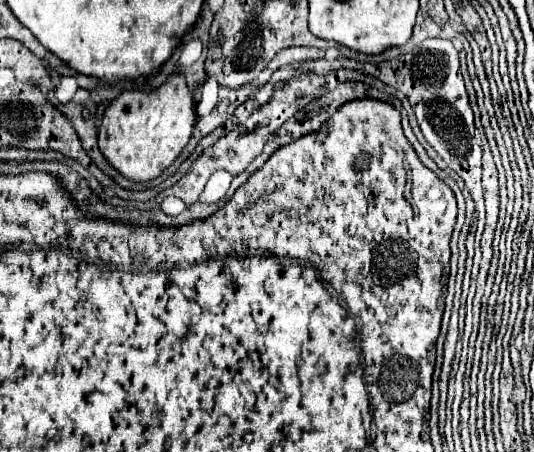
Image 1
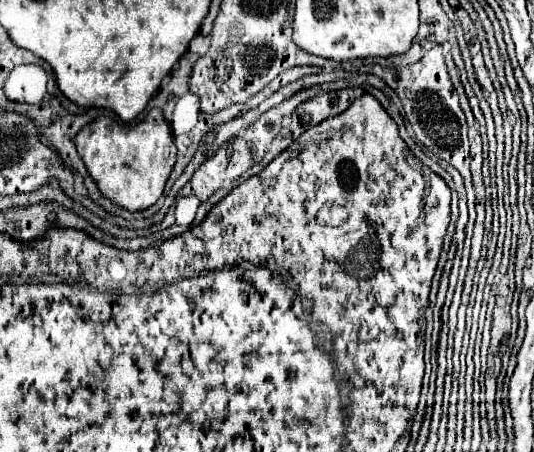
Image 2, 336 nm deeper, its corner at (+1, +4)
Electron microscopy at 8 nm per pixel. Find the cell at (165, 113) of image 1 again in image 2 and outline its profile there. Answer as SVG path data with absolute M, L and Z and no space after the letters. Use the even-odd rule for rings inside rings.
M151 109L137 127L111 125L109 117L97 117L77 133L75 145L99 191L129 211L143 211L157 203L177 161L173 131L161 109Z

